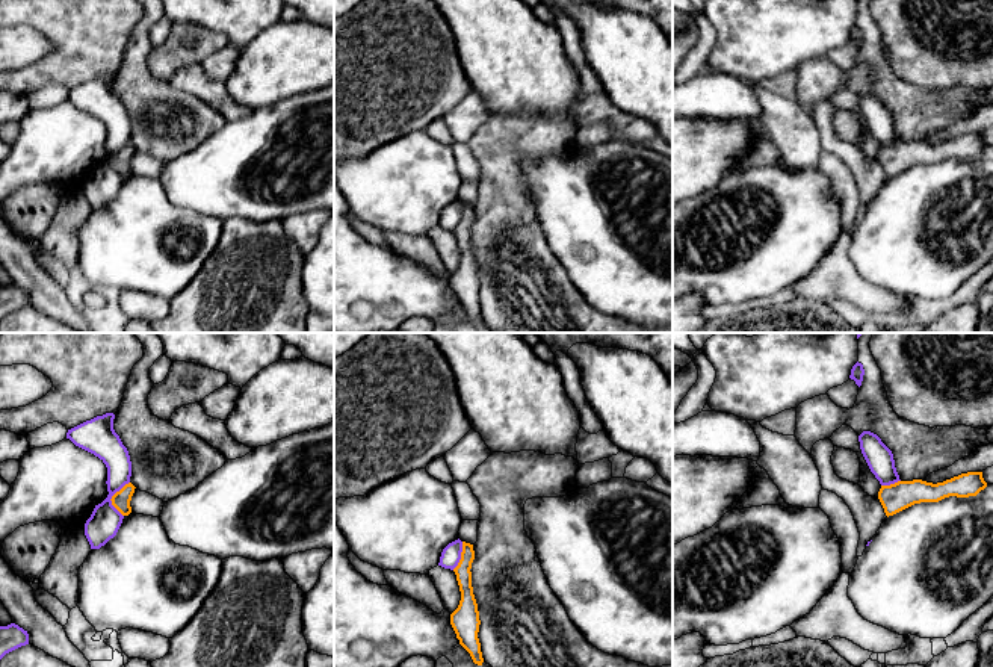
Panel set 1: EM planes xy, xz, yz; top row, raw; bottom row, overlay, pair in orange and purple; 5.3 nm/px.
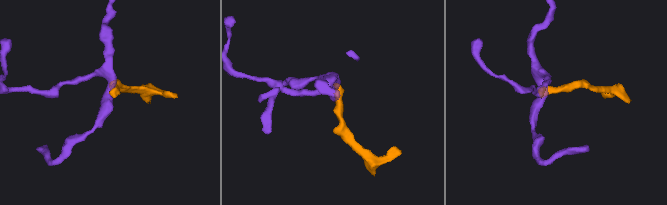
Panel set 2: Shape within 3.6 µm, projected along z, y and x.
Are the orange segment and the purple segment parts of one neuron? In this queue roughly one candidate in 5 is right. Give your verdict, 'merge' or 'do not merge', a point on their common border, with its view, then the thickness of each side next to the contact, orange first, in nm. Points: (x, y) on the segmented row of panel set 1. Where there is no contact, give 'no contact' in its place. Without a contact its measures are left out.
do not merge | xy (112, 498) | 100/160 nm

